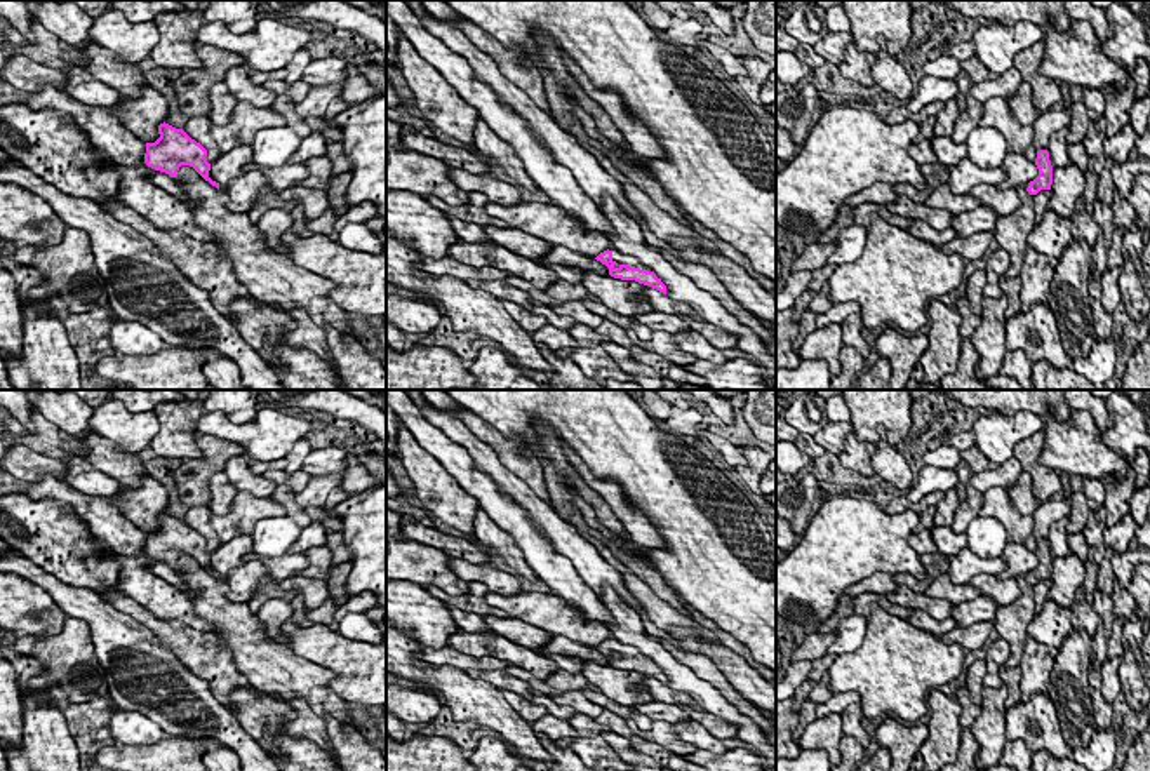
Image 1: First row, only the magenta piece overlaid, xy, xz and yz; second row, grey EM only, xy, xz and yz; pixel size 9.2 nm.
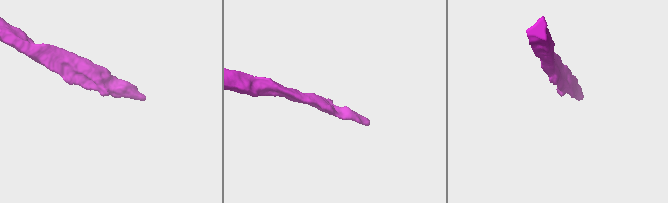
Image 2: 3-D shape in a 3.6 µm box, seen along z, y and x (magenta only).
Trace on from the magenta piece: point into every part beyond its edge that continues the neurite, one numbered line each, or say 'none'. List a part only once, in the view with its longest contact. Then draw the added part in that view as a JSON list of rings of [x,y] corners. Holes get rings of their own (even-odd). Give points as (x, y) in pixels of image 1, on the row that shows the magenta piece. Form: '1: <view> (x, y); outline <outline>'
1: xz (620, 258); outline [[[609,249],[612,252],[612,261],[619,263],[619,265],[628,265],[628,266],[635,266],[635,268],[640,268],[640,270],[647,270],[647,272],[652,272],[651,268],[644,266],[637,258],[633,256],[625,256],[621,254],[619,251],[616,249]]]

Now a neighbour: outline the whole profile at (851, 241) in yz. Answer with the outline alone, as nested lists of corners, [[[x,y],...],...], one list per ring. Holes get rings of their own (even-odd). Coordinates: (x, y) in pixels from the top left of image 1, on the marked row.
[[[852,225],[839,231],[833,254],[826,265],[844,265],[856,261],[866,245],[866,226]]]

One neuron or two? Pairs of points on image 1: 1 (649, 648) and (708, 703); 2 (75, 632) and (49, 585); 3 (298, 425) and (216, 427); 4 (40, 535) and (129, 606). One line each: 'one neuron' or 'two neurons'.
1: one neuron
2: two neurons
3: one neuron
4: two neurons

